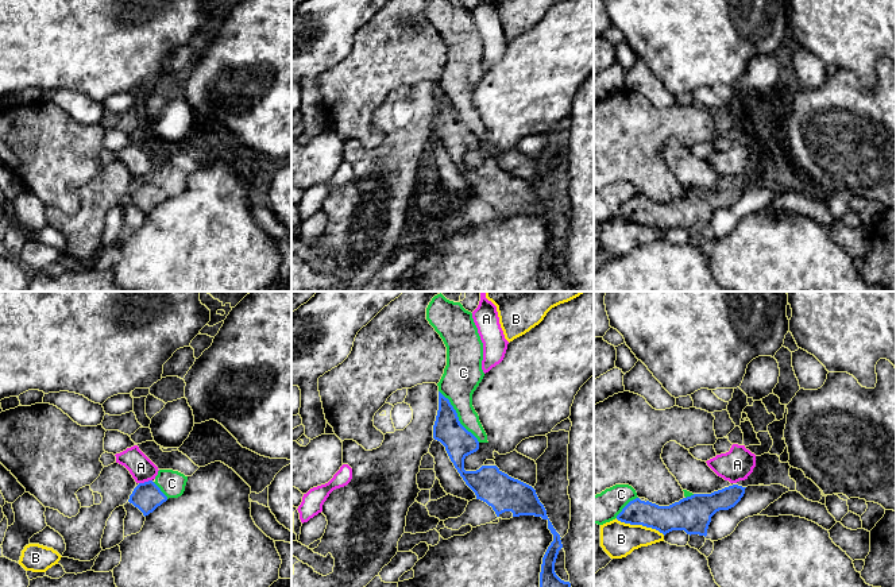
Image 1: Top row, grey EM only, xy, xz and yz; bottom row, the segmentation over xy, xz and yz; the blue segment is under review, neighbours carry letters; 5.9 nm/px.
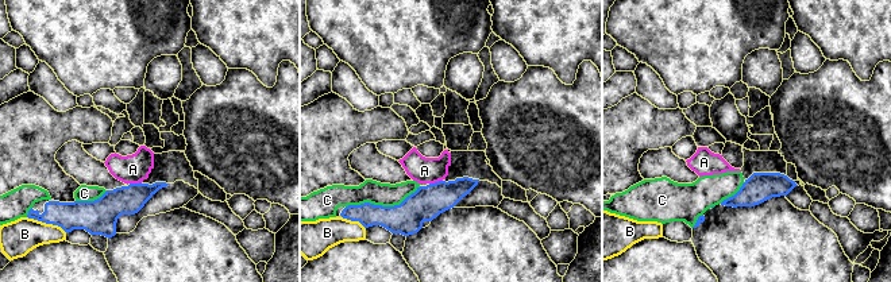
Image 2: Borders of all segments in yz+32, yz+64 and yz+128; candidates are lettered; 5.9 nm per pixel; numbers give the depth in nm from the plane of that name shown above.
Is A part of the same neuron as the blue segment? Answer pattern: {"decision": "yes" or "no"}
{"decision": "no"}

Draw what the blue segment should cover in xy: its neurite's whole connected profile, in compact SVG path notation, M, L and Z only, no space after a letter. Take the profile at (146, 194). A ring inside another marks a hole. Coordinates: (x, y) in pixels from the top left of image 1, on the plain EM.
M152 178L139 181L134 186L128 197L128 200L138 205L144 215L152 211L158 204L161 204L166 198L167 194Z

